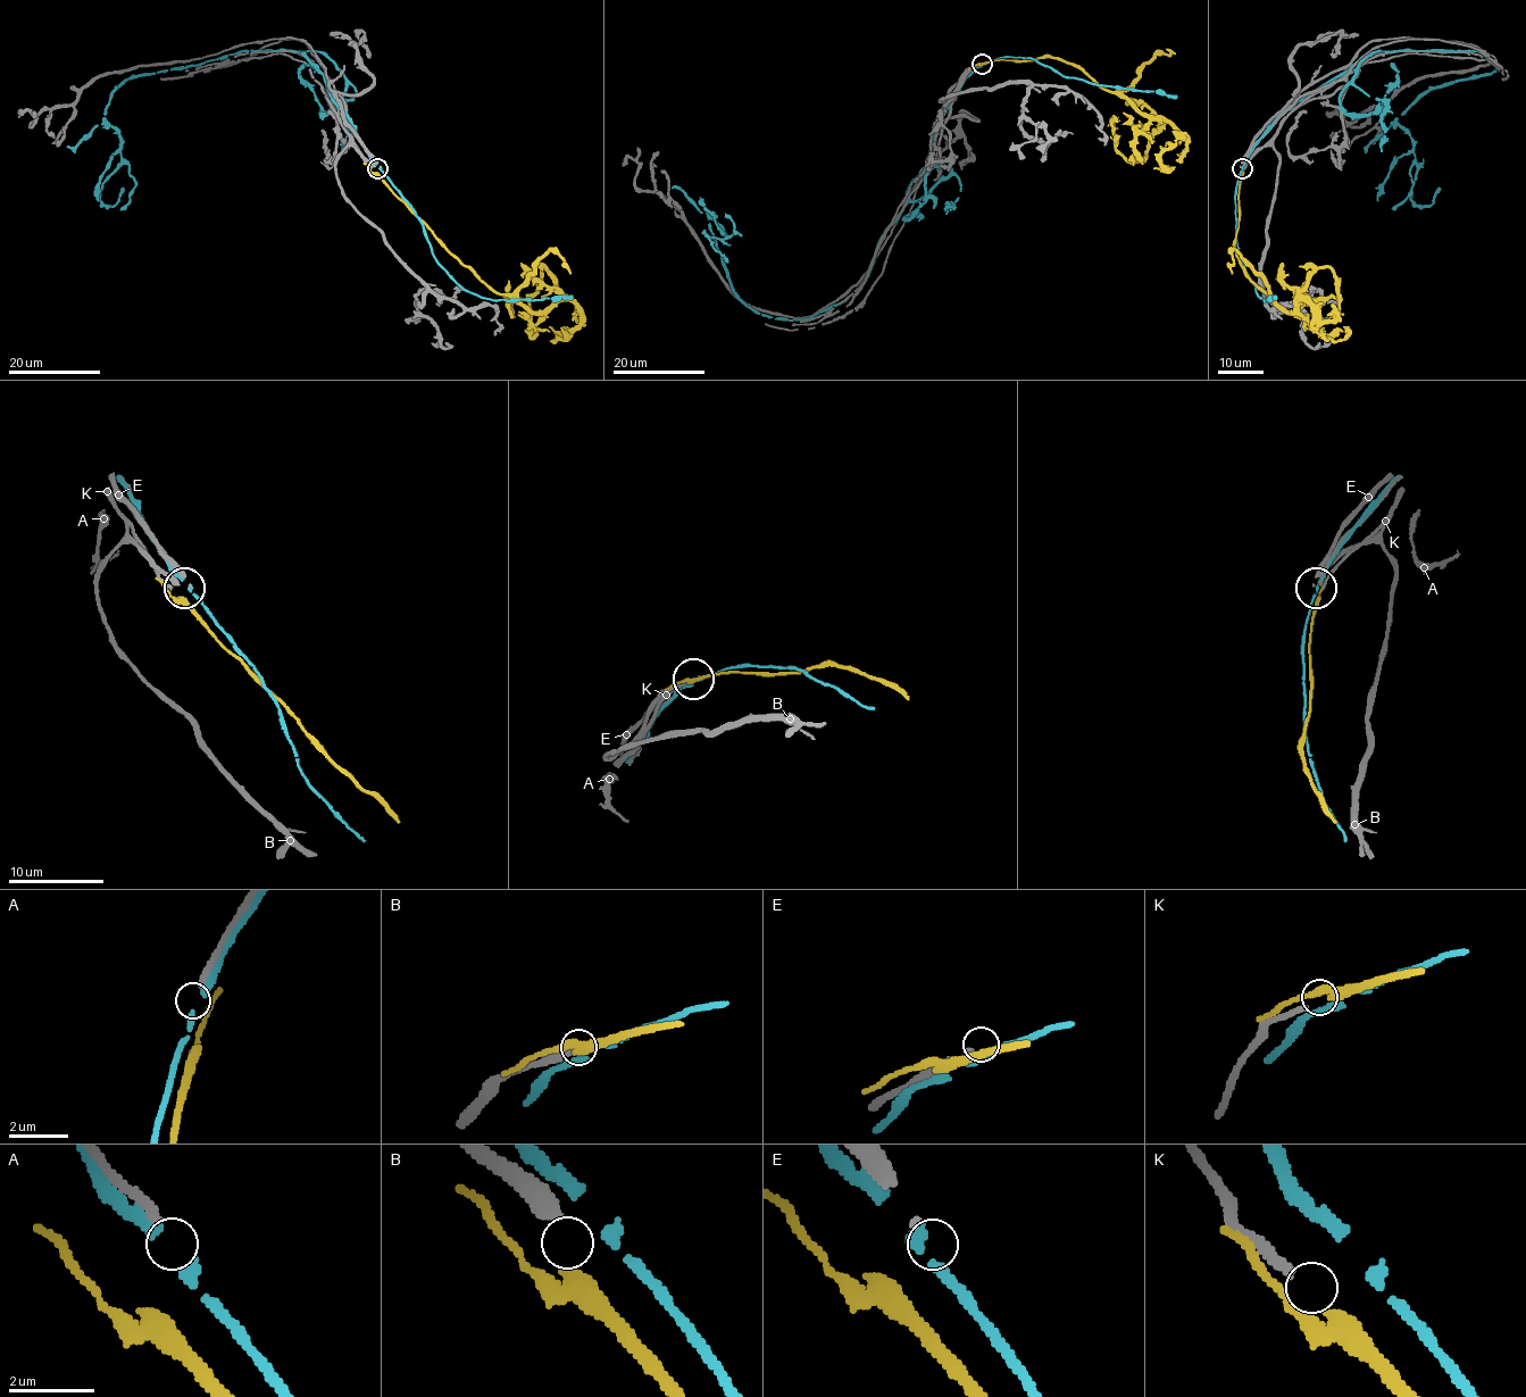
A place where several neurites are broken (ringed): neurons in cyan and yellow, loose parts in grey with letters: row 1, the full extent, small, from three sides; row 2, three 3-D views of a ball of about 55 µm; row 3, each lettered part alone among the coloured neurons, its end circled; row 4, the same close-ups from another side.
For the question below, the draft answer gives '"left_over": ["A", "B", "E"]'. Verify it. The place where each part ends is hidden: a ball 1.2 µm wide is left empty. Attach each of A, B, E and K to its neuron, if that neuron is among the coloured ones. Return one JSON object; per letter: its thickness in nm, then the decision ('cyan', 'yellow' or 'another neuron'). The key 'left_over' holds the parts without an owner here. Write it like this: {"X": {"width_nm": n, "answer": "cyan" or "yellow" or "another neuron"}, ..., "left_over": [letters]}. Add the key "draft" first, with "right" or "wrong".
{"draft": "right", "A": {"width_nm": 170, "answer": "another neuron"}, "B": {"width_nm": 360, "answer": "another neuron"}, "E": {"width_nm": 100, "answer": "another neuron"}, "K": {"width_nm": 190, "answer": "yellow"}, "left_over": ["A", "B", "E"]}

